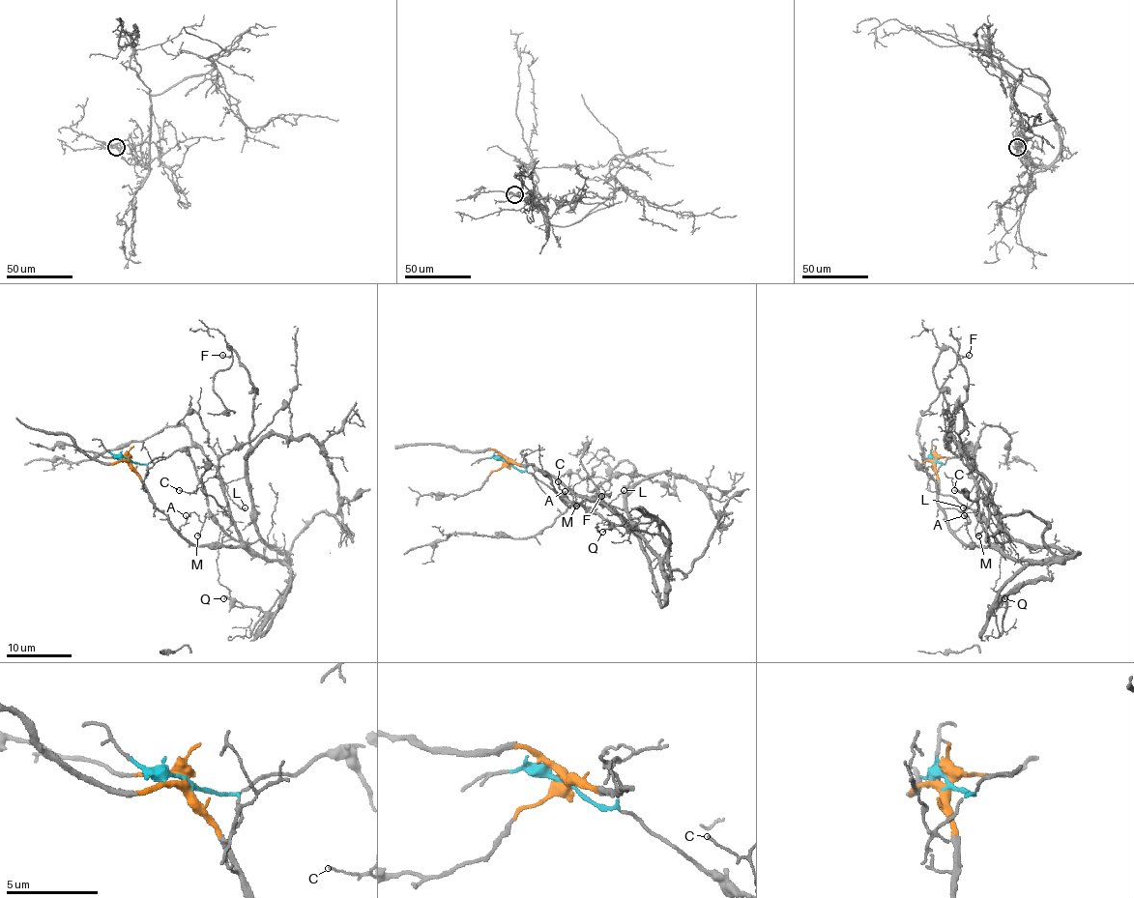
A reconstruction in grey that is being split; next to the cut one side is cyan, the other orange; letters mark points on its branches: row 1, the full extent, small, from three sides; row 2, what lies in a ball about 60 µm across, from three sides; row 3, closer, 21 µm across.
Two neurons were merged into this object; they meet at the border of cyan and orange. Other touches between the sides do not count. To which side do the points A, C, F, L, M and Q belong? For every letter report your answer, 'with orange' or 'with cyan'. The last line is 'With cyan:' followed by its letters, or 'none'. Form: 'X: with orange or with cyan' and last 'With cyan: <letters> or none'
A: with orange
C: with cyan
F: with cyan
L: with cyan
M: with cyan
Q: with orange
With cyan: C, F, L, M

